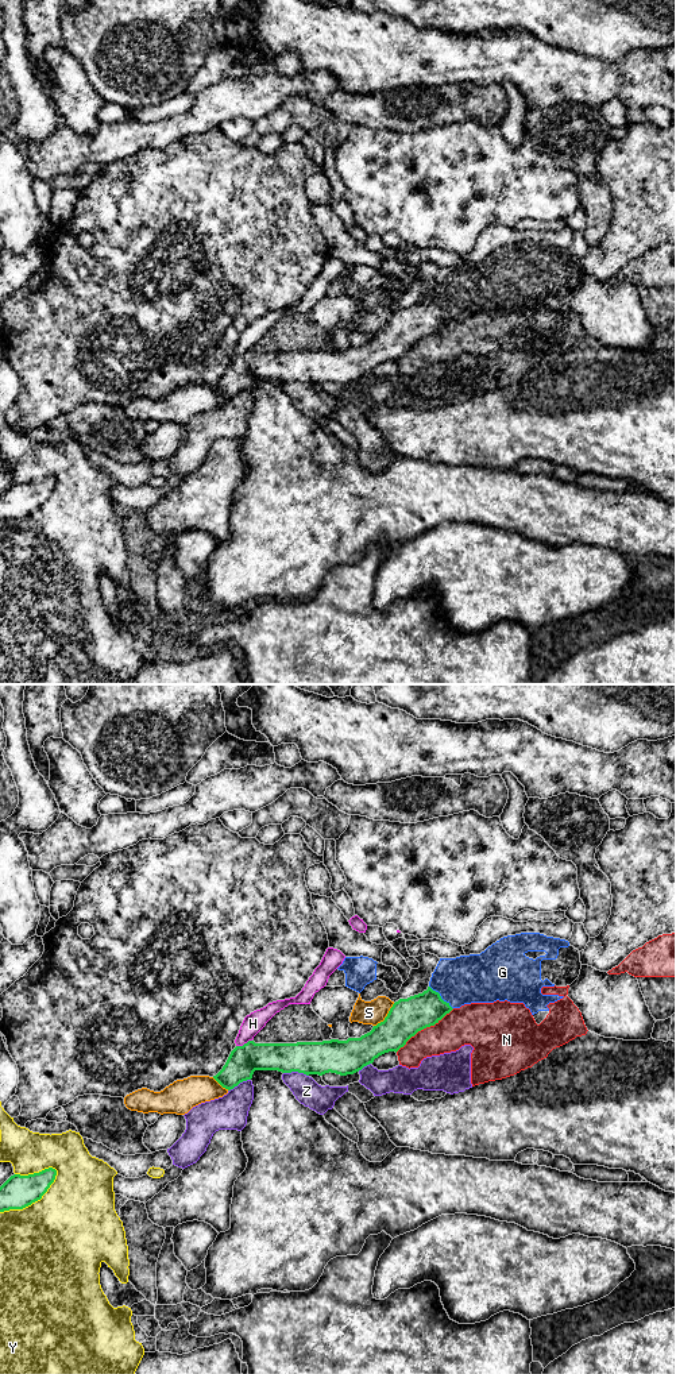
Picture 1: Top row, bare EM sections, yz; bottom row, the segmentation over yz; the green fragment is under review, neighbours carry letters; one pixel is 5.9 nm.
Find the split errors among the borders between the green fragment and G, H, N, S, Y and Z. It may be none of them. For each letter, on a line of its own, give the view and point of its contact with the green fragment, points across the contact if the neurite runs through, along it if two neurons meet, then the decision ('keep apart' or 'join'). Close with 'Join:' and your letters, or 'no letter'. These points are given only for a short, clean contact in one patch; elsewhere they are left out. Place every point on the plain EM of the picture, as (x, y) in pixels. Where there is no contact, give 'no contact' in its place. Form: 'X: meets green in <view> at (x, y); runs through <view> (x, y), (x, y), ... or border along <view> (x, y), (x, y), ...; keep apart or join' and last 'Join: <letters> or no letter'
G: meets green in yz at (440, 305); border along yz (429, 294), (452, 317); keep apart
H: meets green in yz at (244, 352); border along yz (251, 348), (236, 355); keep apart
N: meets green in yz at (424, 336); keep apart
S: meets green in yz at (386, 325); keep apart
Y: meets green in yz at (34, 510); keep apart
Z: meets green in yz at (296, 379); keep apart
Join: no letter

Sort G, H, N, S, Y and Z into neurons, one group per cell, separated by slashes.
G / H / N / S / Y / Z

